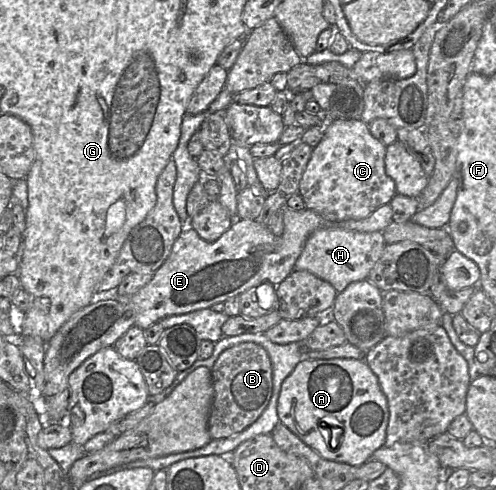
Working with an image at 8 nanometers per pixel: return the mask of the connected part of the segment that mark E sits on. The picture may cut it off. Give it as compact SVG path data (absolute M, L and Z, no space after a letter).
M287 204L286 207L281 236L274 235L268 225L258 220L240 218L236 218L229 230L214 242L202 239L193 228L182 231L169 257L154 273L152 280L137 293L131 296L116 294L115 299L131 306L135 313L135 326L145 330L168 316L224 303L261 283L279 285L294 271L308 237L317 229L338 226L358 232L383 232L394 221L390 204L383 205L367 218L341 222L328 222L310 209L295 211Z

